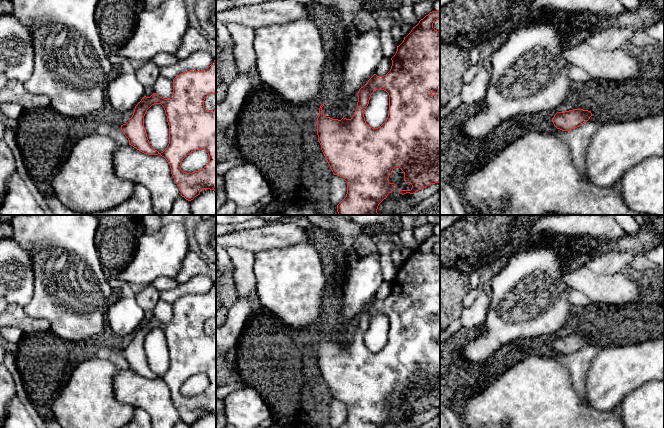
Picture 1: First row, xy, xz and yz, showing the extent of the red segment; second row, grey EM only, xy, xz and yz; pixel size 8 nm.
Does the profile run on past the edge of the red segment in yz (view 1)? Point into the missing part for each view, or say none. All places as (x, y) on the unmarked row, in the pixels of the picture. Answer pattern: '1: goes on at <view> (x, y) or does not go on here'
1: does not go on here

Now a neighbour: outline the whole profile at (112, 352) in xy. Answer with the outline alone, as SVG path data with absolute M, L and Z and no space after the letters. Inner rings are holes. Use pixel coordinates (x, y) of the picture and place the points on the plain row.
M109 343L100 345L96 357L112 362L122 370L129 369L129 364L122 356L121 348L117 344Z

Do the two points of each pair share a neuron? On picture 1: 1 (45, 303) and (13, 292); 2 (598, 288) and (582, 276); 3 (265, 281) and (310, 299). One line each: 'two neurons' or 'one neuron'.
1: two neurons
2: one neuron
3: one neuron

